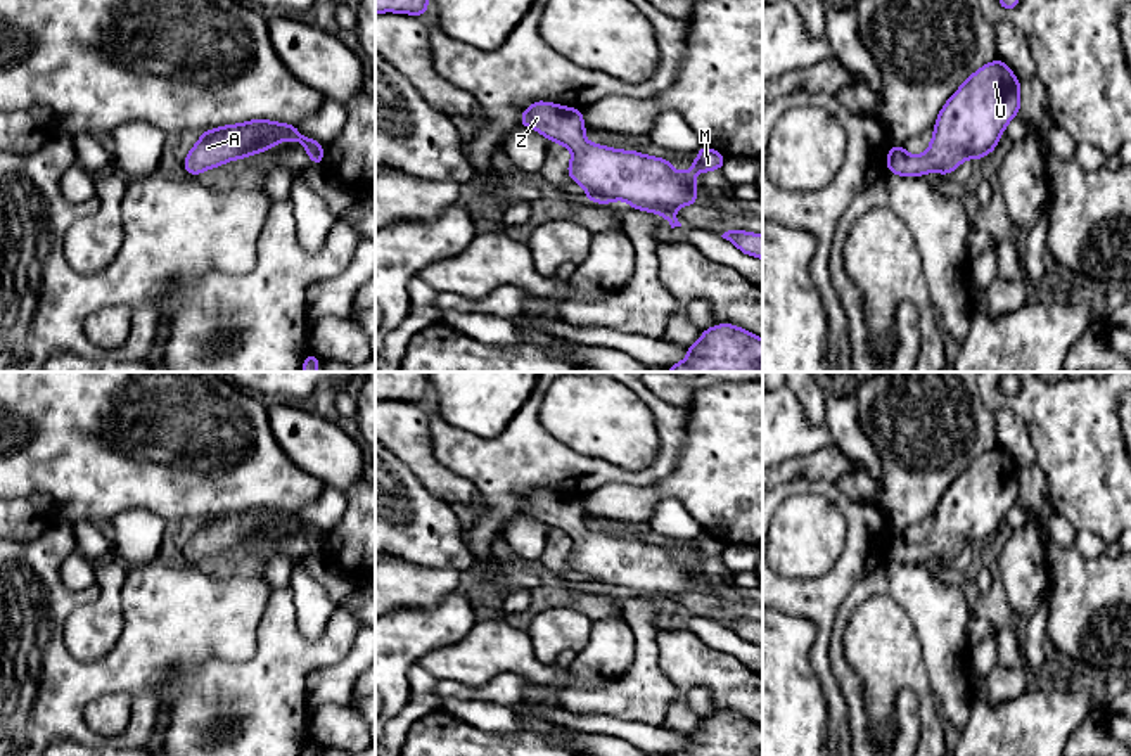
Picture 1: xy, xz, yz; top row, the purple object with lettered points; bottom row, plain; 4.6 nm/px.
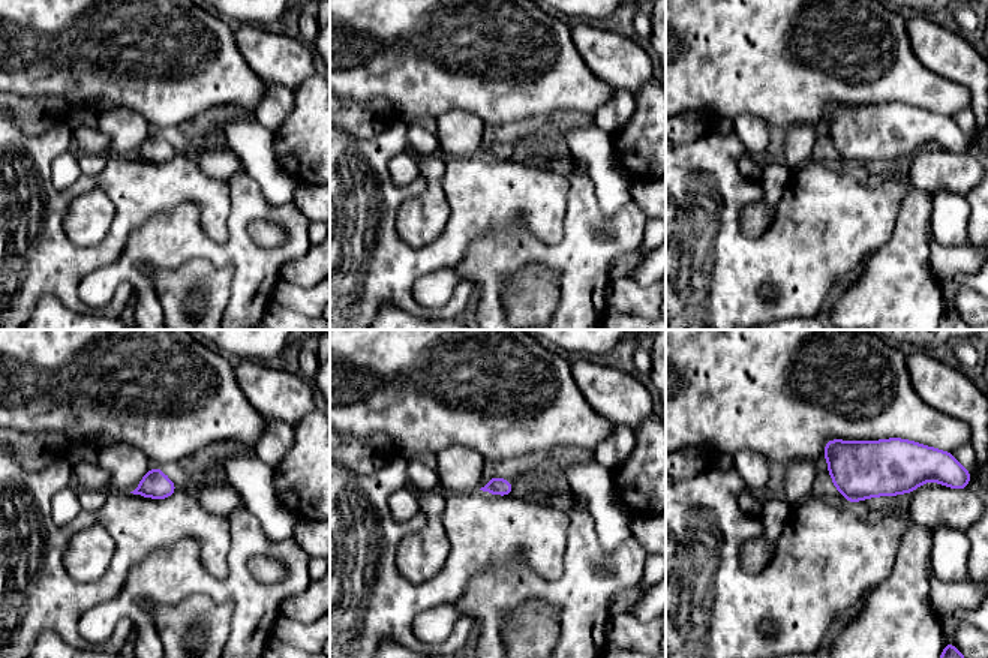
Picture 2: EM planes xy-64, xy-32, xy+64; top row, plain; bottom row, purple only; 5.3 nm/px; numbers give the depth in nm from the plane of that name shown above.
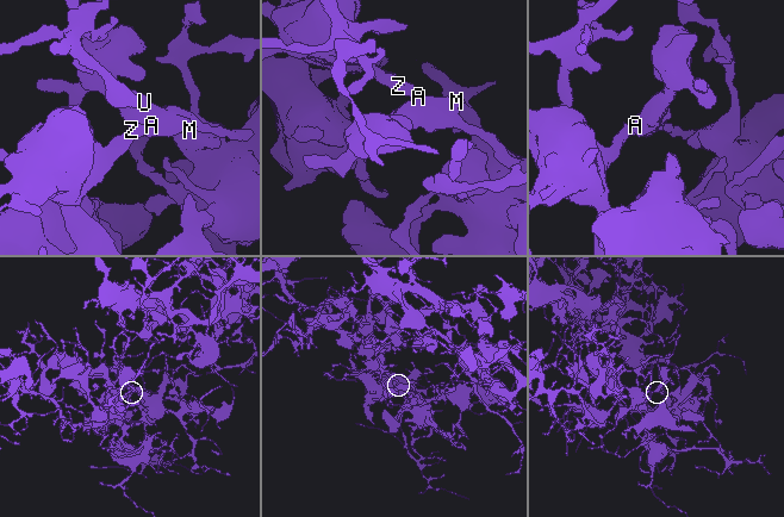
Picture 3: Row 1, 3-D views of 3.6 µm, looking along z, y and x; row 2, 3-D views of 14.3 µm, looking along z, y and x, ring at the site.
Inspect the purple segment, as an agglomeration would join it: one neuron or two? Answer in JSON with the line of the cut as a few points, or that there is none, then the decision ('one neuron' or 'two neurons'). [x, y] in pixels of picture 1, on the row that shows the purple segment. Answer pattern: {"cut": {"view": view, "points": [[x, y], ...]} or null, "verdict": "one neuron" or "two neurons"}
{"cut": null, "verdict": "one neuron"}

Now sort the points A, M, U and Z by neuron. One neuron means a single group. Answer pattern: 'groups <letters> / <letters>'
groups A M U Z

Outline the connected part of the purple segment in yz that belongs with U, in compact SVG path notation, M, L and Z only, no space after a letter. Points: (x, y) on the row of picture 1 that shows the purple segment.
M1000 59L979 67L972 76L949 97L937 114L934 137L923 156L911 156L903 145L891 145L887 152L887 171L901 176L922 176L929 171L948 175L956 170L967 157L981 159L994 151L1005 126L1020 109L1020 81L1012 69Z

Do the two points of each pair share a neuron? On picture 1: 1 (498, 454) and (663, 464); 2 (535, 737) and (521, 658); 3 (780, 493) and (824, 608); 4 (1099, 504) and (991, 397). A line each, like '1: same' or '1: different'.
1: same
2: different
3: same
4: same

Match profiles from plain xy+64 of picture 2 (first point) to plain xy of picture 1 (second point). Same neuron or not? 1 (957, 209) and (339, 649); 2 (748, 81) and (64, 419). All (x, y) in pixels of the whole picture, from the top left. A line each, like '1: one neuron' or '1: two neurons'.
1: two neurons
2: one neuron

